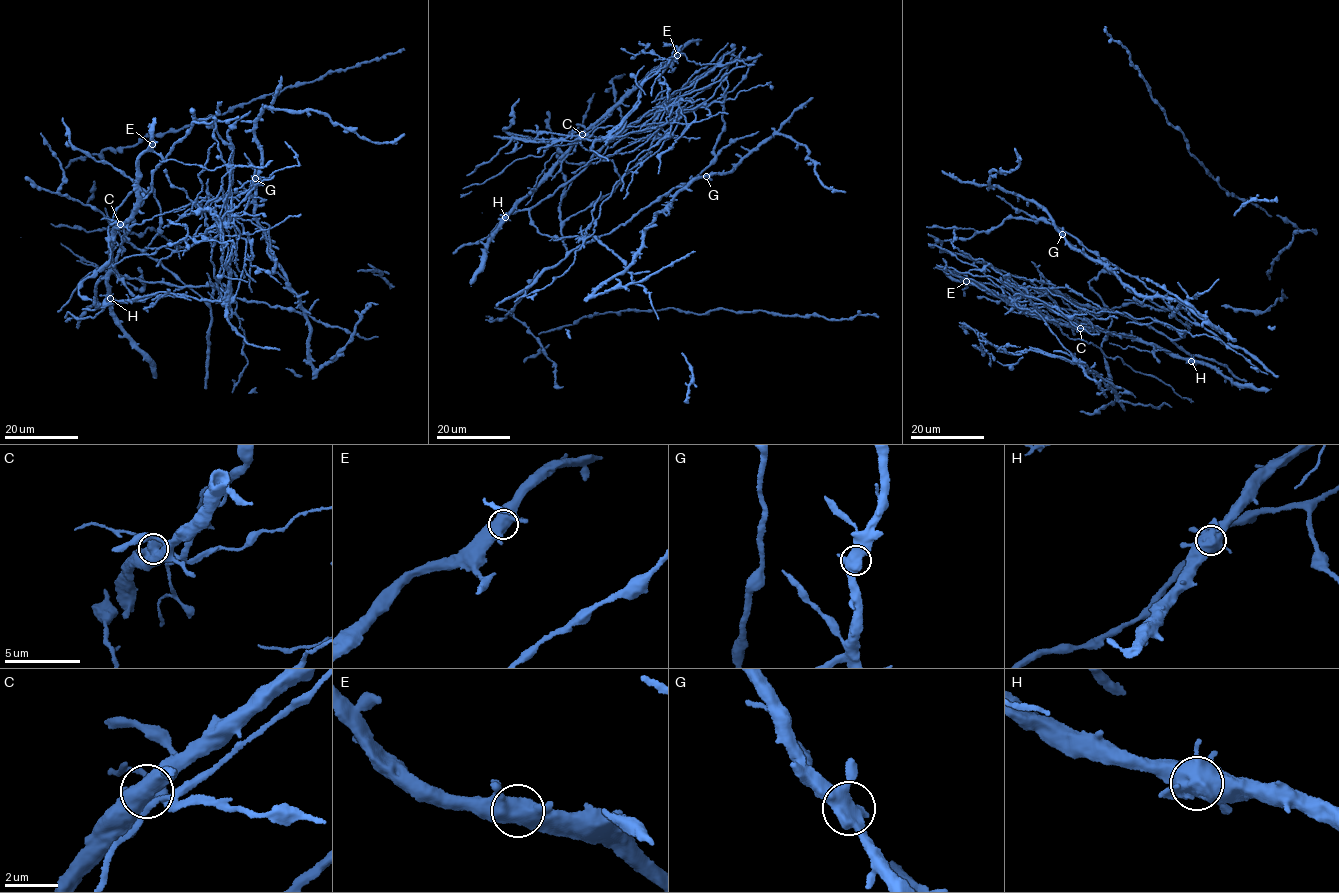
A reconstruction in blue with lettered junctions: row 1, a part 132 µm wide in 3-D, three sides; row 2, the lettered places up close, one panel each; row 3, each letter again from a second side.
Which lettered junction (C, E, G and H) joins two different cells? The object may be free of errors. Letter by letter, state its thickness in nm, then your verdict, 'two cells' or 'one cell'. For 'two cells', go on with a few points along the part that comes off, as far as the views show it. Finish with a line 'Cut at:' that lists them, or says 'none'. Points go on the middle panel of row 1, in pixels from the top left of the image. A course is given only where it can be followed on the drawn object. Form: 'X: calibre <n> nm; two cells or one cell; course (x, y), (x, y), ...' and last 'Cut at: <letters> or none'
C: calibre 600 nm; two cells; course (582, 134), (658, 138), (639, 131), (681, 113), (666, 103), (665, 122), (594, 141), (511, 138), (466, 176)
E: calibre 500 nm; one cell
G: calibre 550 nm; one cell
H: calibre 550 nm; one cell
Cut at: C

